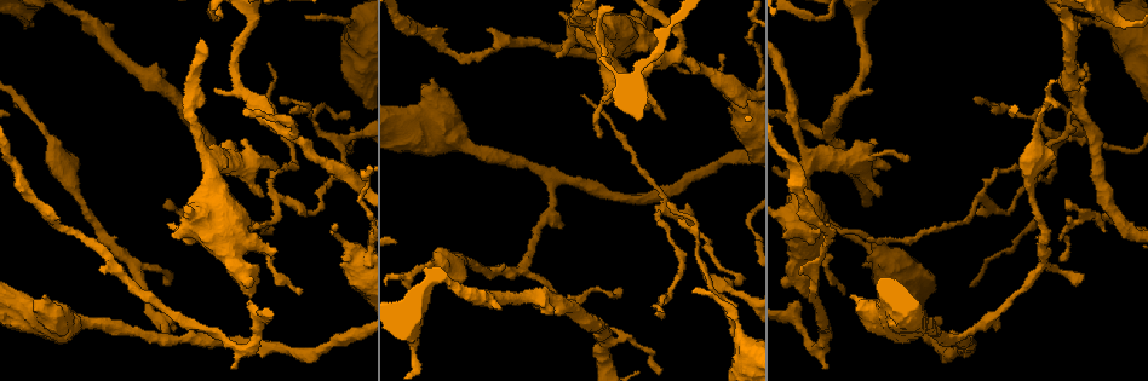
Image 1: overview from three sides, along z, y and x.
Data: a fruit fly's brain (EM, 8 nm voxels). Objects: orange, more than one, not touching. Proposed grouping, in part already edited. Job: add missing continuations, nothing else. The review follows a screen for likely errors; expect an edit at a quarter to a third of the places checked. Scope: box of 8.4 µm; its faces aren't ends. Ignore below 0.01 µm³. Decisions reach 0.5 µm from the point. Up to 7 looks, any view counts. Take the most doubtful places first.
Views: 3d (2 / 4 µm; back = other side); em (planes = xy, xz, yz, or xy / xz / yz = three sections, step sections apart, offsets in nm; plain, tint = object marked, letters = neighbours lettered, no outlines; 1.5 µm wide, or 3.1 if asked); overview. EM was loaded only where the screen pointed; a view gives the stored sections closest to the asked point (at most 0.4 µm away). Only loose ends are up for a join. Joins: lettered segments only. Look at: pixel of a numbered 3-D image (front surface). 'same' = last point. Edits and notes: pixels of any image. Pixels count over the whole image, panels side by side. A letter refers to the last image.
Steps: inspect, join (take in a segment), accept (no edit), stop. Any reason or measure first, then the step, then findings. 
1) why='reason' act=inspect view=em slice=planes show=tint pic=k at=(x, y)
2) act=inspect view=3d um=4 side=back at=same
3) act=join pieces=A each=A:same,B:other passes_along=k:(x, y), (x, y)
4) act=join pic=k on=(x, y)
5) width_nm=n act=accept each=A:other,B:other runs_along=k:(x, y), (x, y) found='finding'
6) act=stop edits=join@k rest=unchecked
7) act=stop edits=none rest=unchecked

why='free end' act=inspect view=em slice=planes show=letters pic=1 at=(347, 116)

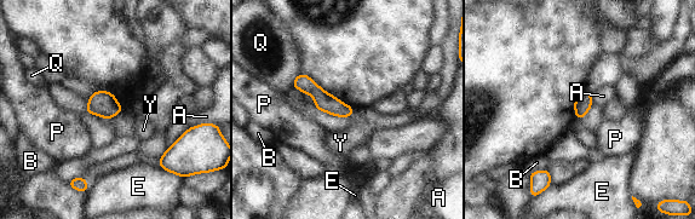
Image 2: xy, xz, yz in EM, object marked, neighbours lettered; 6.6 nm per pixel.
act=accept each=A:other,B:other,E:other,P:other,Q:other,Y:other runs_along=2:(297, 81), (348, 113) found='no lettered segment goes on from it'

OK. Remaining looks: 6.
why='tapers out' act=inspect view=3d um=2 pic=1 at=(1088, 63)

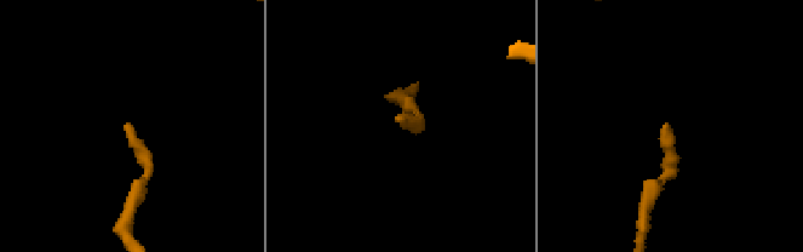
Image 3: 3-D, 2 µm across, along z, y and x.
why='shape alone is not enough' act=inspect view=em slice=xy step=4 show=letters pic=3 at=(401, 121)

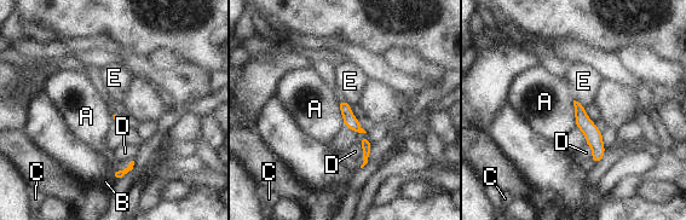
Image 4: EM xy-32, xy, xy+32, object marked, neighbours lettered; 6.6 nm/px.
act=inspect view=em slice=planes show=letters at=same

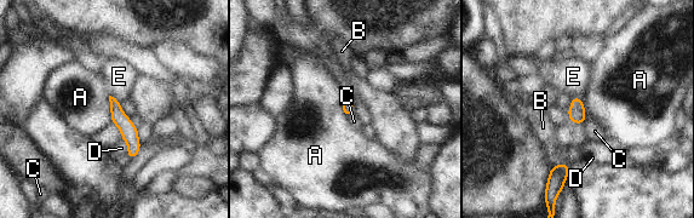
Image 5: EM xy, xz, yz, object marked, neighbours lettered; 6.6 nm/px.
width_nm=70 act=accept each=A:other,B:other,C:other,D:other,E:other found='none of them fits'

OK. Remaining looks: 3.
why='thin end' act=inspect view=em slice=planes show=letters pic=1 at=(596, 136)

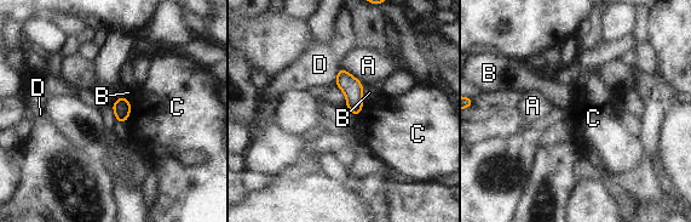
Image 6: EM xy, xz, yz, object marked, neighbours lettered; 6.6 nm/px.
longest_contact=A:180nm act=accept each=A:other,B:other,C:other,D:other border=6:(361, 83), (364, 102) found='none of them fits'

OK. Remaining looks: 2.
act=stop edits=none rest=unchecked

